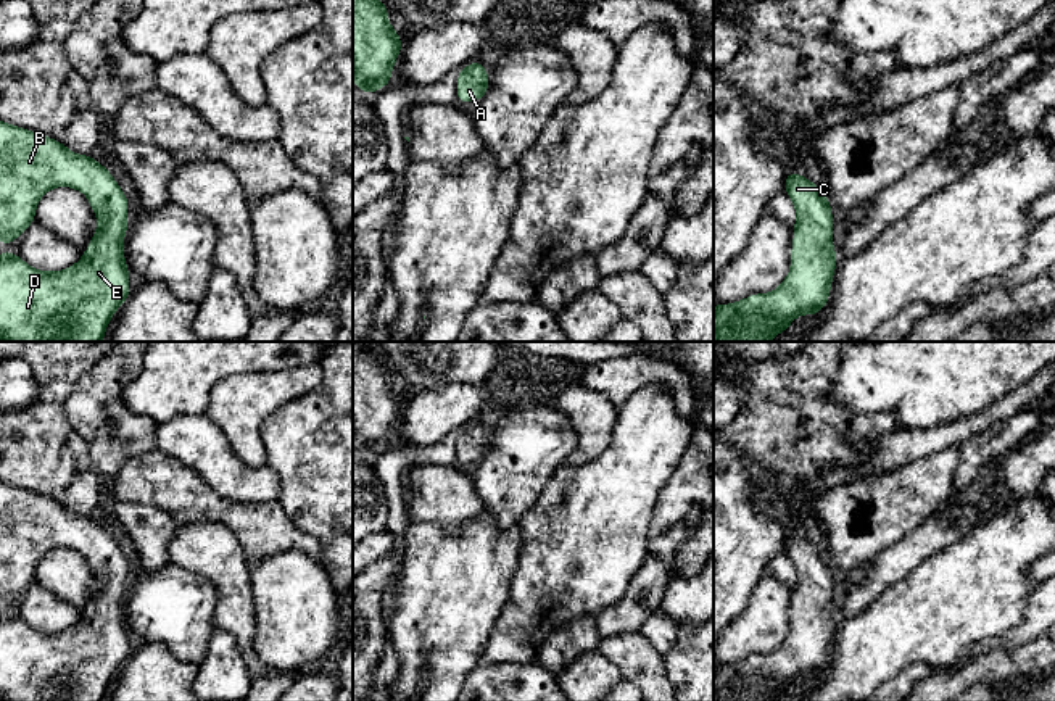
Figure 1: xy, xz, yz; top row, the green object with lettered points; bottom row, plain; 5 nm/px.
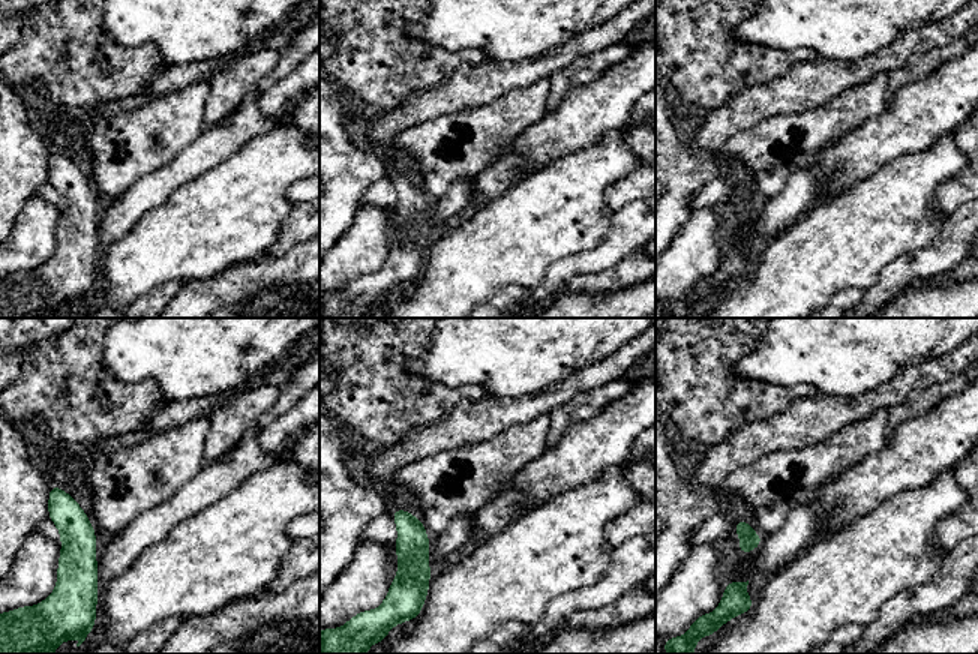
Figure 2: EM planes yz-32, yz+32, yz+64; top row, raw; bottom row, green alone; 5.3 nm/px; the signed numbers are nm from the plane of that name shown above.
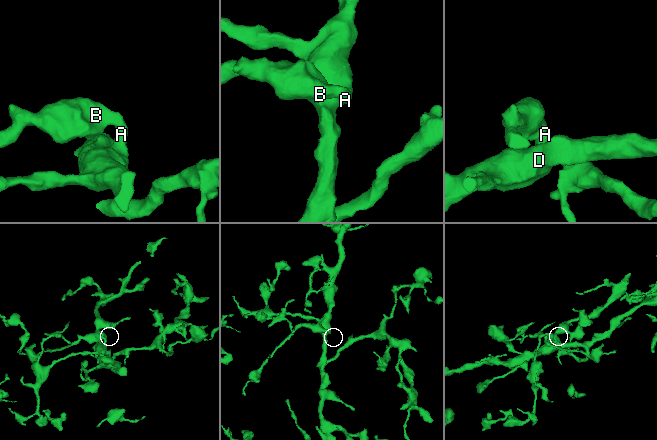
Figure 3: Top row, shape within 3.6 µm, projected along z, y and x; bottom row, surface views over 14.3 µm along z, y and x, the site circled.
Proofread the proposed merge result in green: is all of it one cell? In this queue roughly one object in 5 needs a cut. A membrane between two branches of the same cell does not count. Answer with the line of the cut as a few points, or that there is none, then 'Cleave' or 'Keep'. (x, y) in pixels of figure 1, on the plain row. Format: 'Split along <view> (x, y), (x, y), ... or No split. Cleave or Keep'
No split. Keep

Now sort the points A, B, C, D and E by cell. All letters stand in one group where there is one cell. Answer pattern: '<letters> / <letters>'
A B C D E

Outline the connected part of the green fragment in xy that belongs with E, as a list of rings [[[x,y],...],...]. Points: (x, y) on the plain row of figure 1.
[[[0,482],[0,604],[13,604],[35,583],[40,559],[56,548],[84,554],[98,588],[82,619],[61,632],[39,632],[13,612],[0,614],[2,701],[103,701],[113,675],[130,656],[122,606],[129,561],[113,535],[90,516],[77,516],[48,496]]]

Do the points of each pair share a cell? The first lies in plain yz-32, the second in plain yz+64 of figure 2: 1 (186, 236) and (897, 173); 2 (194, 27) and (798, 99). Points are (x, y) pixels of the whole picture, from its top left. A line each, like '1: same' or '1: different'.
1: same
2: different

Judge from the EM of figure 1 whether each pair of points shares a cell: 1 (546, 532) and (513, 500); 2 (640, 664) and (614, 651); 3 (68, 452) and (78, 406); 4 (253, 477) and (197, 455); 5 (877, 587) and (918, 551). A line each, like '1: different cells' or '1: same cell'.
1: different cells
2: same cell
3: different cells
4: same cell
5: same cell

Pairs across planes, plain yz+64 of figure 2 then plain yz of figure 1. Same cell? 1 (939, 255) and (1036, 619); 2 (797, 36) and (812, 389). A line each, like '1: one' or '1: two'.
1: one
2: two

